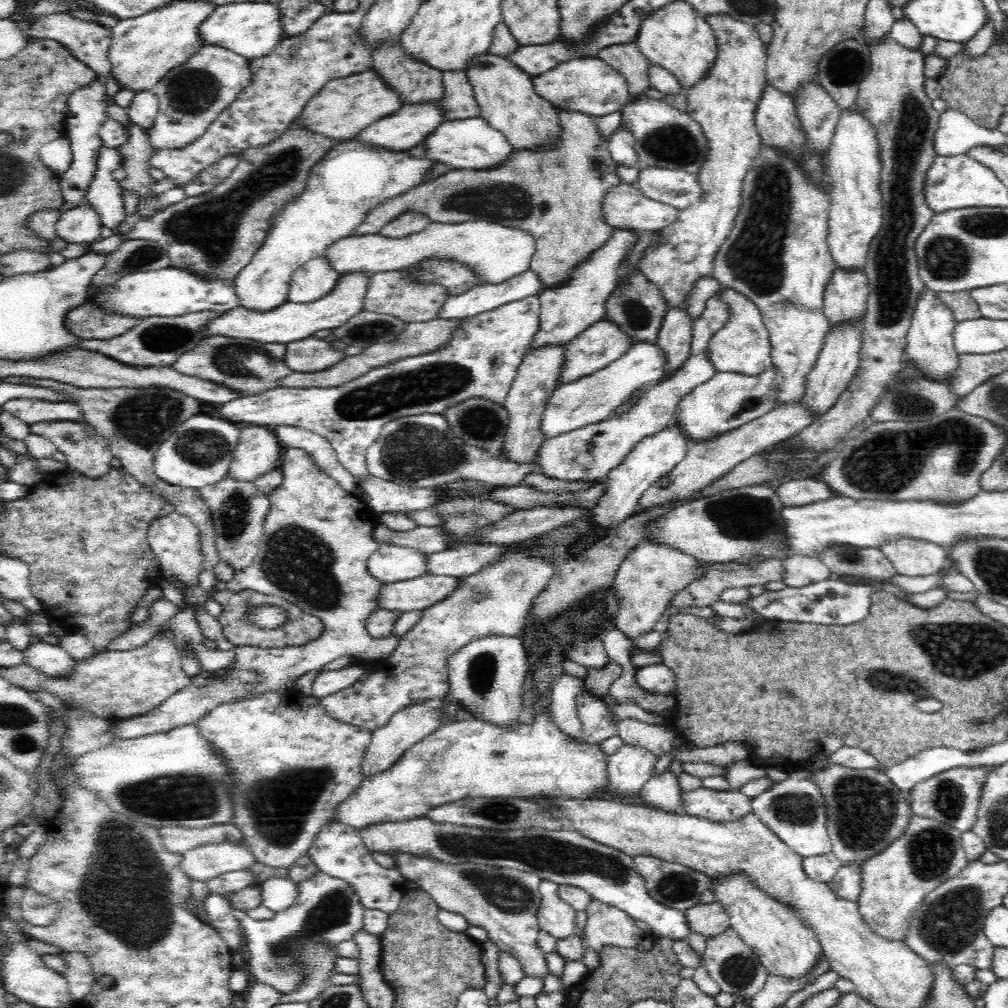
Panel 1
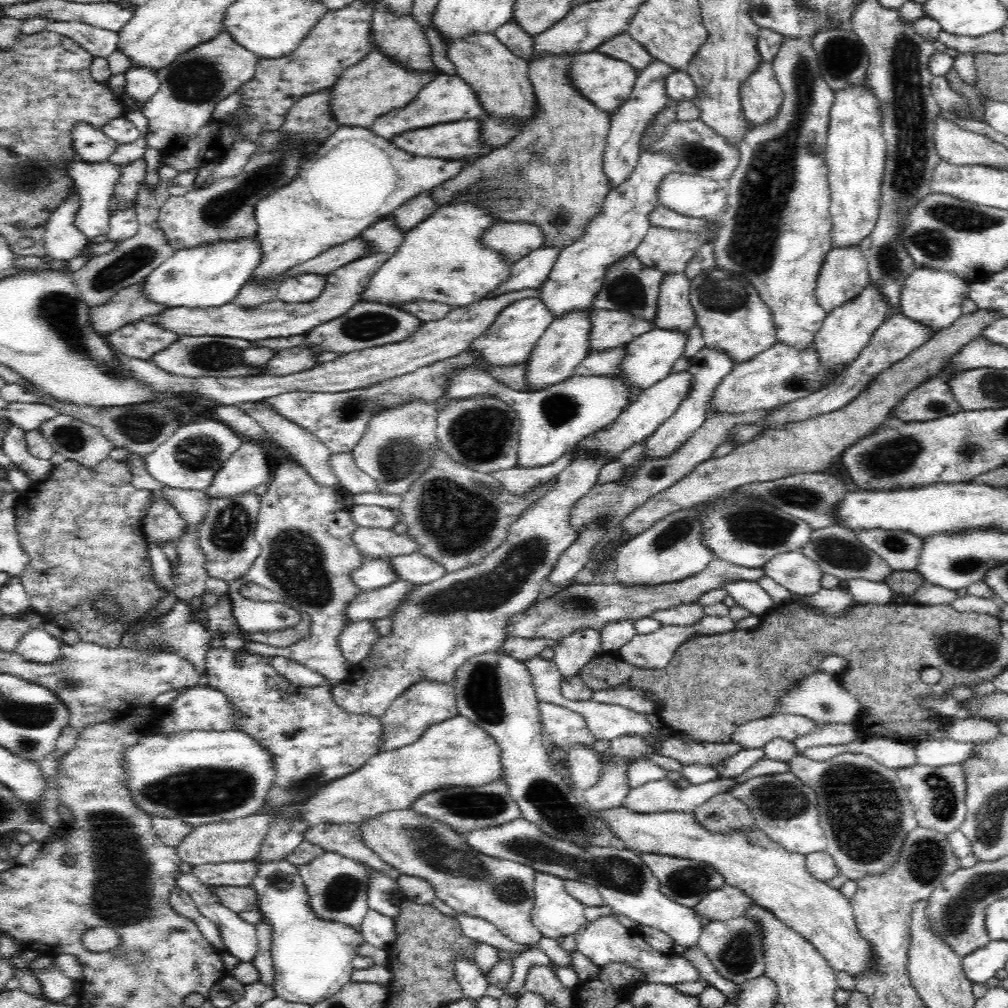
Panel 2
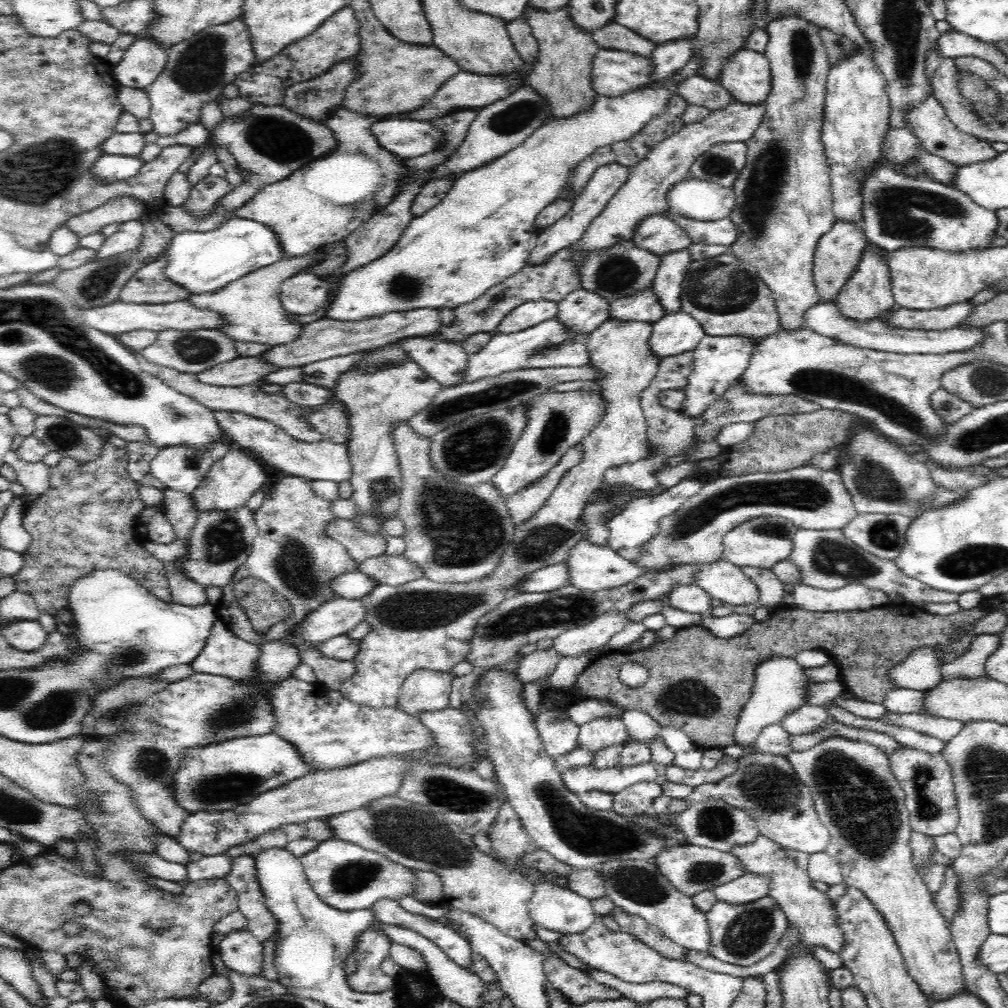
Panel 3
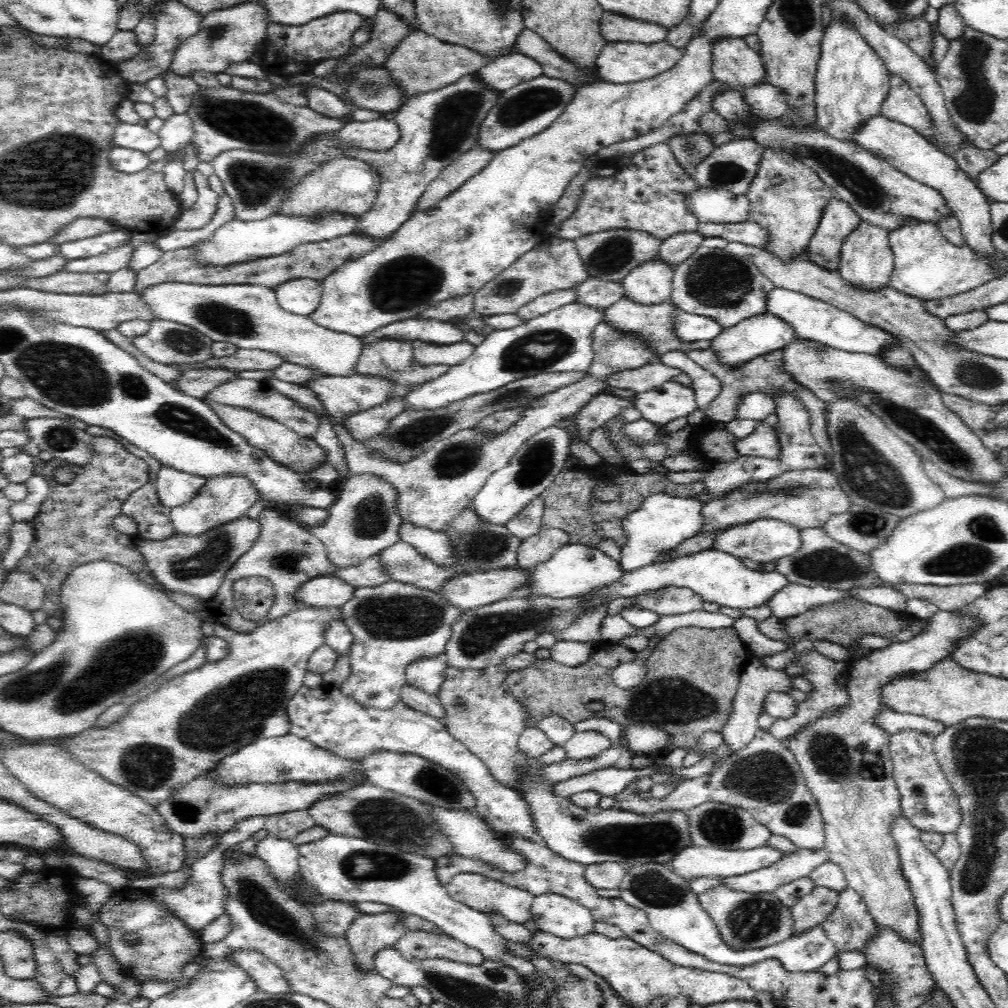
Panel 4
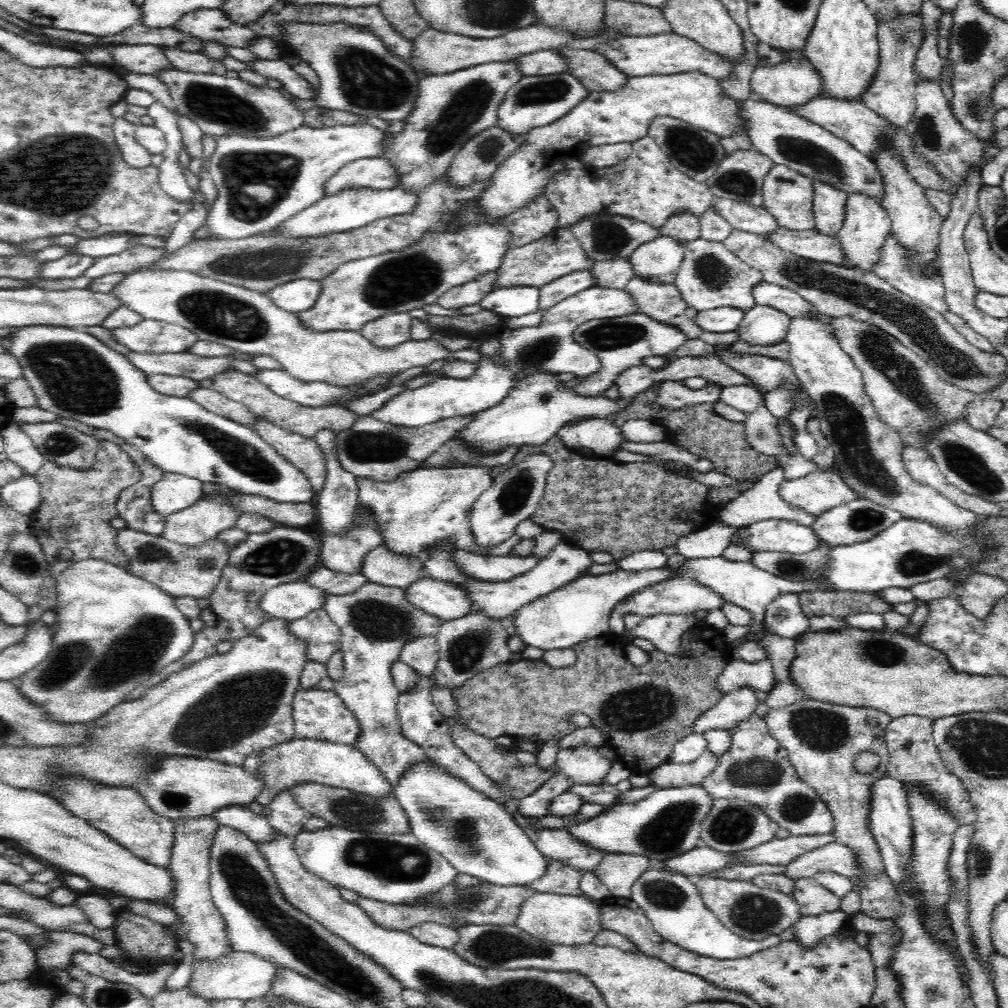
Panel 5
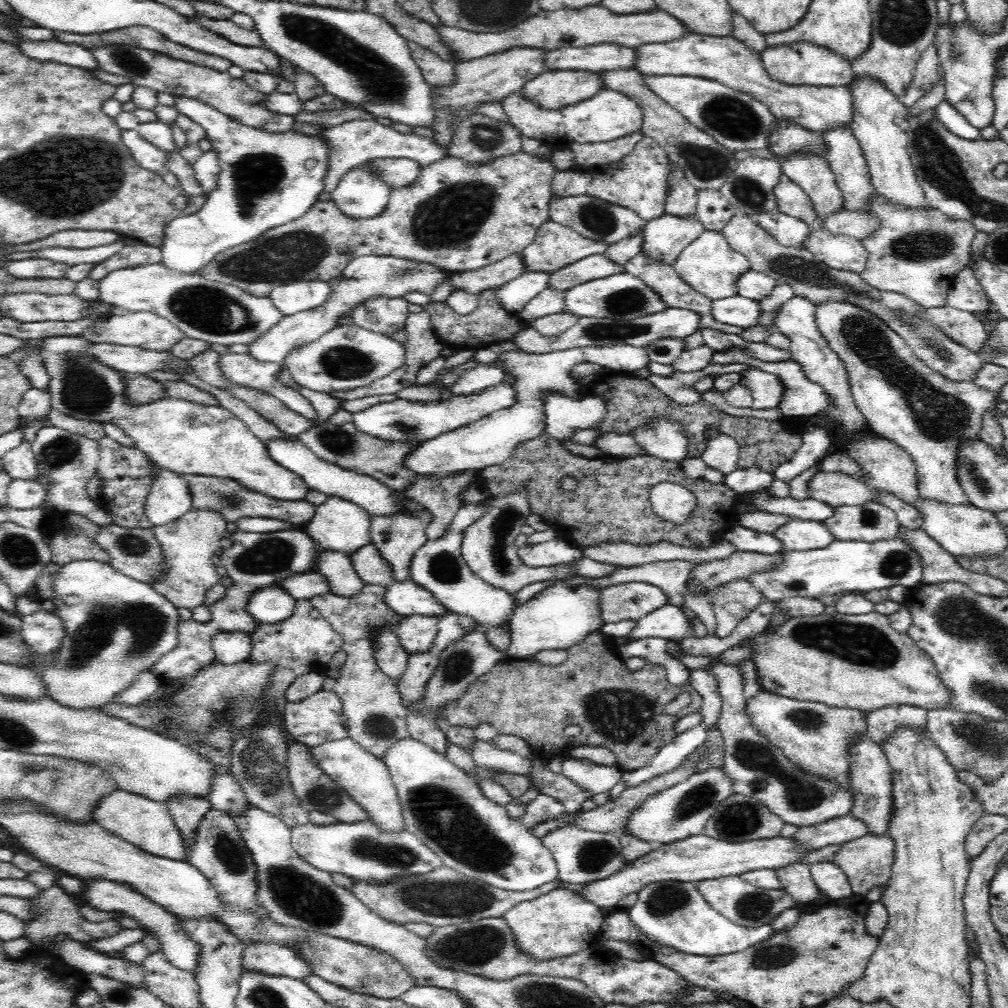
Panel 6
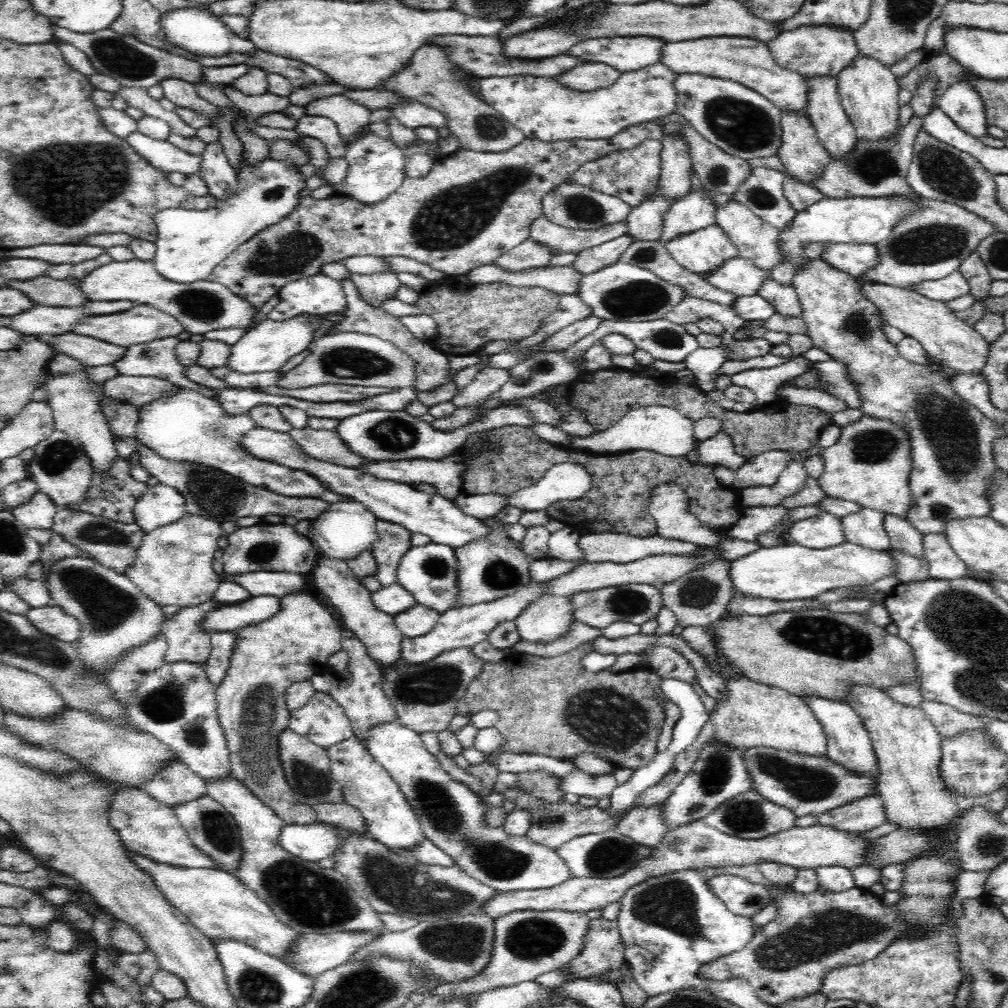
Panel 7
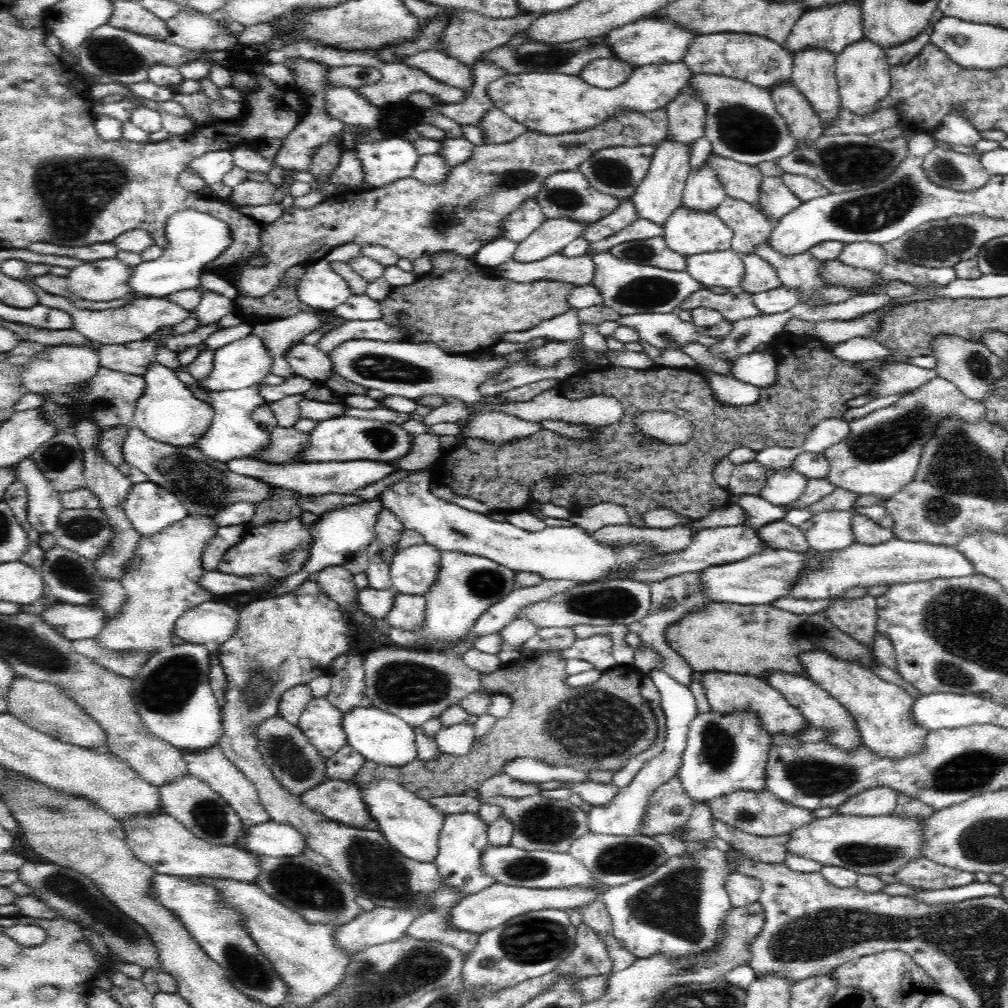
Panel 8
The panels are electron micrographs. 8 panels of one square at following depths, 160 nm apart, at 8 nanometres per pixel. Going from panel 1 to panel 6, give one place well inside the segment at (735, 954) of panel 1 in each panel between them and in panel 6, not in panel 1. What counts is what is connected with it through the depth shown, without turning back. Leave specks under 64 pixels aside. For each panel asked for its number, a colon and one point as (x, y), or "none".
2: (736, 948)
3: (742, 934)
4: (745, 921)
5: (747, 910)
6: (741, 902)

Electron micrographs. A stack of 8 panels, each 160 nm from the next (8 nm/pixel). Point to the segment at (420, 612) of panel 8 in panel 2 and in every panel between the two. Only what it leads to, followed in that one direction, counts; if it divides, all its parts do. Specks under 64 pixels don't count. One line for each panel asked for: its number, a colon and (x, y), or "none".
2: (425, 703)
3: (424, 690)
4: (427, 673)
5: (422, 653)
6: (417, 632)
7: (418, 619)

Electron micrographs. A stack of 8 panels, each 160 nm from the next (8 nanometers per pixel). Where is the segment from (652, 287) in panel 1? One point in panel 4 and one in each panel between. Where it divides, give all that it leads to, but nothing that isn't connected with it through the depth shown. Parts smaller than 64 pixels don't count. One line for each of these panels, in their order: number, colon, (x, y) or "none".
2: (629, 286)
3: (622, 270)
4: (611, 254)

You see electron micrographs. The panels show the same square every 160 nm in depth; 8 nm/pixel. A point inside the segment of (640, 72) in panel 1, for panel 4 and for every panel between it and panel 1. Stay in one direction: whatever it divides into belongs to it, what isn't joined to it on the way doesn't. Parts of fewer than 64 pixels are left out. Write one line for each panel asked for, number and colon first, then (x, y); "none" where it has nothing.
2: (622, 46)
3: (612, 35)
4: (614, 27)

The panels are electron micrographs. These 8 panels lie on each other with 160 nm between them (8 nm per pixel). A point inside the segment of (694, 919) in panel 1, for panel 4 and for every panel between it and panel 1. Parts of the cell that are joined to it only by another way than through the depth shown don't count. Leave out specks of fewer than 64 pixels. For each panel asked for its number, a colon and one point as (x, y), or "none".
2: (728, 902)
3: (749, 887)
4: (801, 863)

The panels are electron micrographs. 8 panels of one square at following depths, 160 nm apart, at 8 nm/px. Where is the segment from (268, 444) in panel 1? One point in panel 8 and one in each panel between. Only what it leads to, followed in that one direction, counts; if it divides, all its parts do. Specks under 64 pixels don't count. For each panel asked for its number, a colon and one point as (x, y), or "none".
2: (248, 467)
3: (231, 481)
4: (224, 498)
5: (207, 517)
6: (188, 543)
7: (174, 565)
8: (161, 581)

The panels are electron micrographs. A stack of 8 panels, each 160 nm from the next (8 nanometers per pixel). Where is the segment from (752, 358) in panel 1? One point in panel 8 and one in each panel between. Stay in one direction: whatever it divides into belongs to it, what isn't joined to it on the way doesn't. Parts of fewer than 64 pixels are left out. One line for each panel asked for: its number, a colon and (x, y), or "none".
2: (733, 317)
3: (726, 295)
4: (729, 289)
5: (710, 276)
6: (708, 264)
7: (702, 251)
8: (687, 231)

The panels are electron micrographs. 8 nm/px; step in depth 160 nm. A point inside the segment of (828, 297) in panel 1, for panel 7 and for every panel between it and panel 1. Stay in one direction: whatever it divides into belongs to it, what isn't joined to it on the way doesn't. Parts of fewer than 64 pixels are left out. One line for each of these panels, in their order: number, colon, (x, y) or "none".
2: (844, 273)
3: (837, 254)
4: (838, 220)
5: (829, 203)
6: (812, 172)
7: (803, 155)

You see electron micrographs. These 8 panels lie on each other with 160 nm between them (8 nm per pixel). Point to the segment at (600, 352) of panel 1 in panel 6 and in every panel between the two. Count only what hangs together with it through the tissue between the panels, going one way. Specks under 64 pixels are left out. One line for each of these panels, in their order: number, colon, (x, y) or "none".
2: (610, 328)
3: (644, 306)
4: (650, 283)
5: (659, 260)
6: (664, 238)

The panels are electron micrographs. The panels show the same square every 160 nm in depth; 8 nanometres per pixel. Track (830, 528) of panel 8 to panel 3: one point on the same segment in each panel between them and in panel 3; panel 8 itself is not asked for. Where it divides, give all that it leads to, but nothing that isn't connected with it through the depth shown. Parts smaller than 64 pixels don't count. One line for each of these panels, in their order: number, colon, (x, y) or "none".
3: (762, 542)
4: (763, 540)
5: (773, 535)
6: (797, 535)
7: (825, 530)

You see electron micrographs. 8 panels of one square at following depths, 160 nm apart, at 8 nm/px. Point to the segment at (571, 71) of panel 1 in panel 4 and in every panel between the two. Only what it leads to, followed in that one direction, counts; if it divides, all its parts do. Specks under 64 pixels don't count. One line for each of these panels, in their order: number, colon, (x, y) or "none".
2: (607, 82)
3: (614, 73)
4: (618, 62)

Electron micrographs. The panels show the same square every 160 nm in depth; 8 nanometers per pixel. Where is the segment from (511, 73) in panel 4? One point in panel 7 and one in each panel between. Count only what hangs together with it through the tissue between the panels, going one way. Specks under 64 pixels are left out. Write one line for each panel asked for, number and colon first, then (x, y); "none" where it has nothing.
5: (546, 62)
6: (602, 57)
7: (625, 53)

